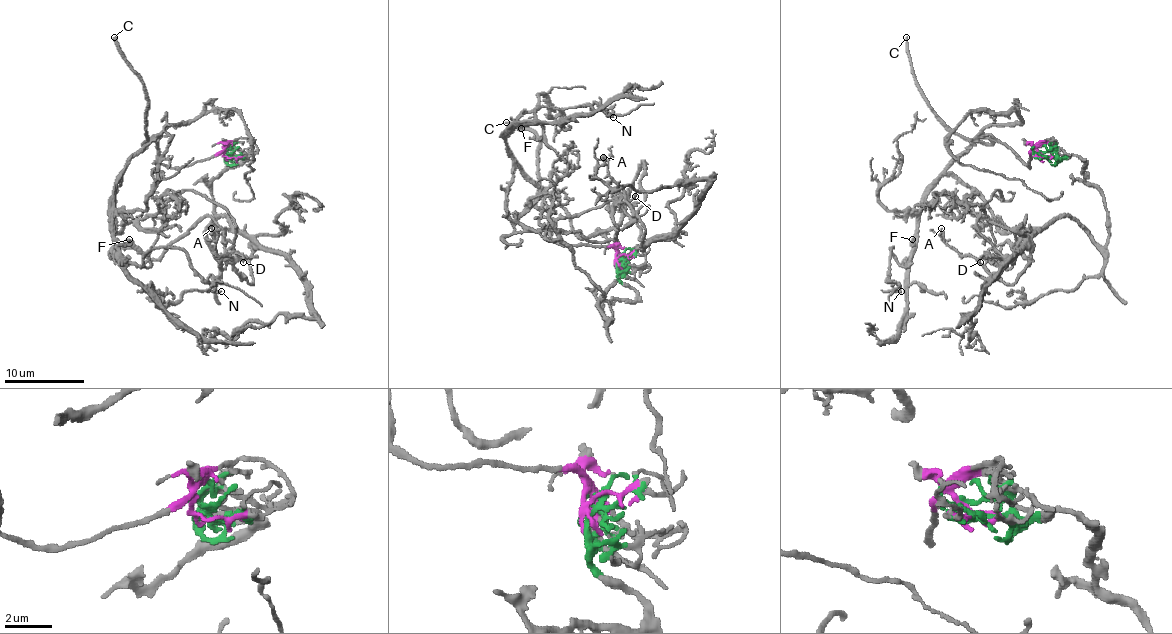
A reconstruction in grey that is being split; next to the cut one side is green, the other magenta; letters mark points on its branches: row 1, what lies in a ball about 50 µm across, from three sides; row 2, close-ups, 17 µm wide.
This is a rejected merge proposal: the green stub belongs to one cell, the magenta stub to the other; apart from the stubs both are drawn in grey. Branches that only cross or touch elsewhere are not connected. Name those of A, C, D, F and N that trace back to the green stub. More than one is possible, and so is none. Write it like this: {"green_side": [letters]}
{"green_side": ["A", "D"]}

